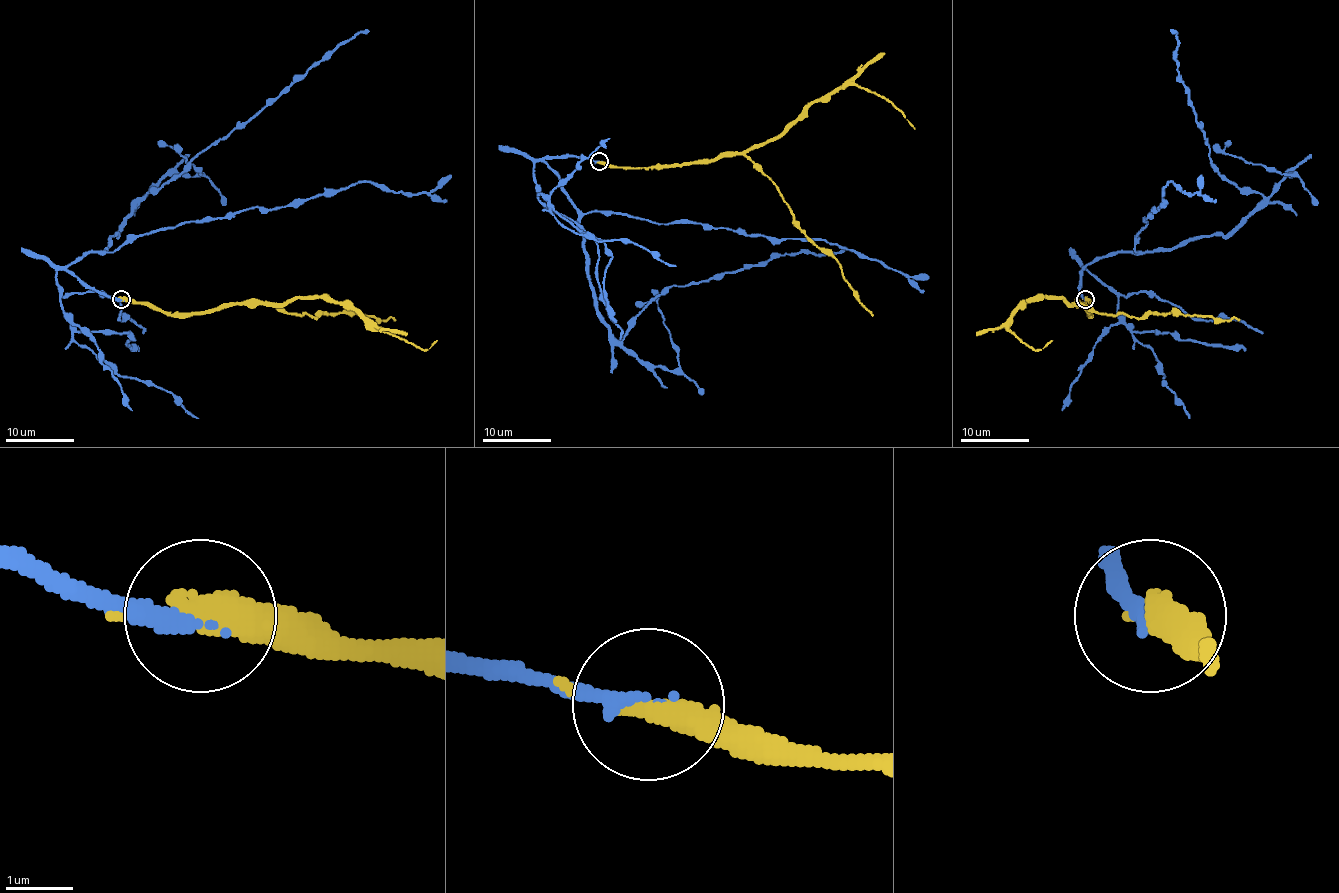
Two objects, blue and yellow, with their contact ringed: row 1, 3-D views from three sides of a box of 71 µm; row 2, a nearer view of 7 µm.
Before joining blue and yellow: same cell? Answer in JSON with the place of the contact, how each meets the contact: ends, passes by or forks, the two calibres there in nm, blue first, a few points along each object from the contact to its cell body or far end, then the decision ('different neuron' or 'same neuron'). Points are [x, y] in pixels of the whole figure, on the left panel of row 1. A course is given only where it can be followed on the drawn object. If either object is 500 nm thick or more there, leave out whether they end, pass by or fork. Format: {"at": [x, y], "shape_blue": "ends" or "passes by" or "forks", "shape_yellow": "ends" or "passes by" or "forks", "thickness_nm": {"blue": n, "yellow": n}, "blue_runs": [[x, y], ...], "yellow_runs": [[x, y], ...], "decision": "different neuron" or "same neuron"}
{"at": [121, 299], "shape_blue": "ends", "shape_yellow": "passes by", "thickness_nm": {"blue": 240, "yellow": 360}, "blue_runs": [[121, 299], [86, 288], [67, 267], [105, 249], [147, 193], [242, 128], [340, 43], [369, 31]], "yellow_runs": [[121, 299], [152, 304], [171, 314], [197, 314], [235, 304], [330, 297], [423, 350], [436, 340]], "decision": "same neuron"}

